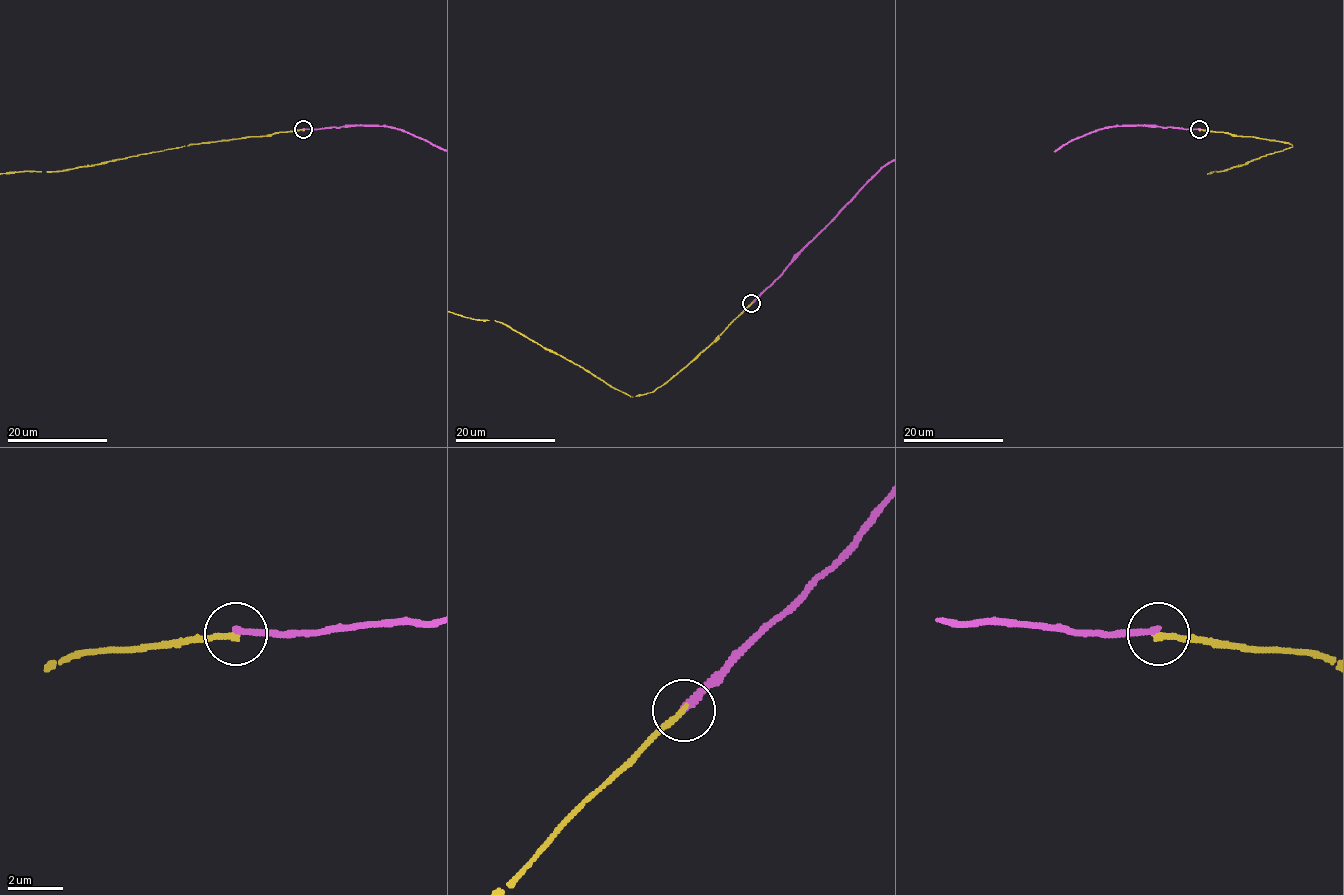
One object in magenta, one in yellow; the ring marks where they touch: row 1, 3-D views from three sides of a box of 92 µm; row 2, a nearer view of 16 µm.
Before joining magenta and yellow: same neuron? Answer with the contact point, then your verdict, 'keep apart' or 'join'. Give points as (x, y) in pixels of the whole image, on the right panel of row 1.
place (1199, 129); keep apart

